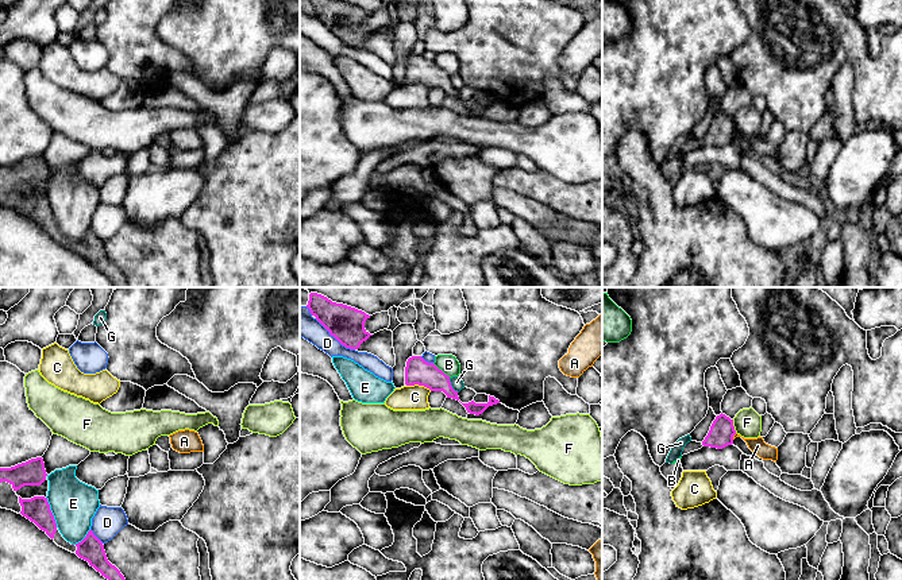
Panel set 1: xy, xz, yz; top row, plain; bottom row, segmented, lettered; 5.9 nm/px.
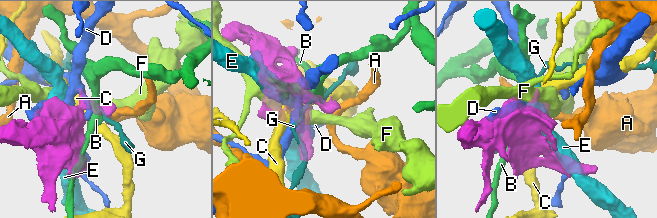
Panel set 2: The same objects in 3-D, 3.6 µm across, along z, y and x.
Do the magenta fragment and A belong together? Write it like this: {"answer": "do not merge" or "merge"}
{"answer": "do not merge"}

